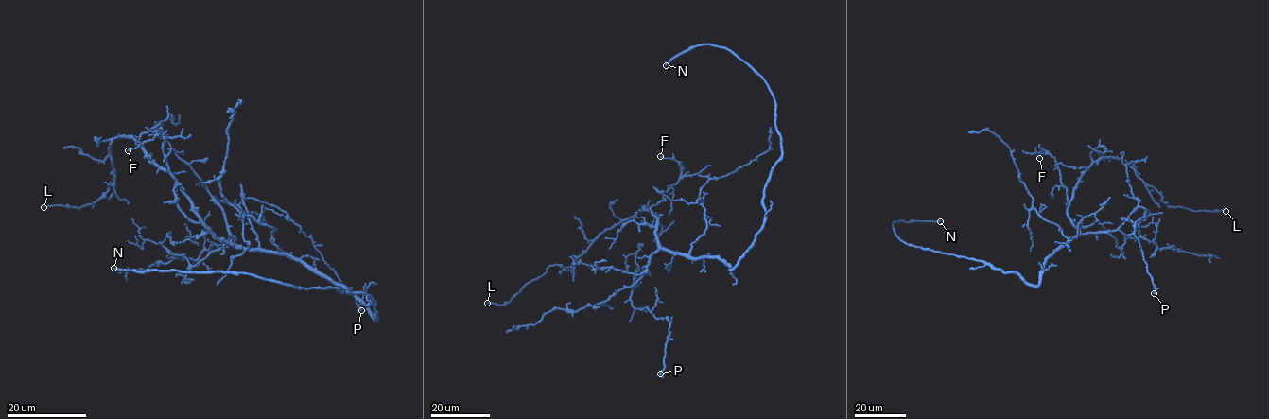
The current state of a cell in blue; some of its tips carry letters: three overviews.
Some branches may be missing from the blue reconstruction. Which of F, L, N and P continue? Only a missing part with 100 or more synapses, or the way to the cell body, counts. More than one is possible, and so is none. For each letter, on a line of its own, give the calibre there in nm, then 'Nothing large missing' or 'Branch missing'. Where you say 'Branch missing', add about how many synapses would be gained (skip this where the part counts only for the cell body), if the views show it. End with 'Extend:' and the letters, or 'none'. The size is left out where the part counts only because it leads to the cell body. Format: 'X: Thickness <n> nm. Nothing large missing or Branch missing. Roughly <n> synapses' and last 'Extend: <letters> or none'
F: Thickness 170 nm. Nothing large missing
L: Thickness 110 nm. Nothing large missing
N: Thickness 240 nm. Branch missing. Roughly 400 synapses
P: Thickness 190 nm. Nothing large missing
Extend: N

